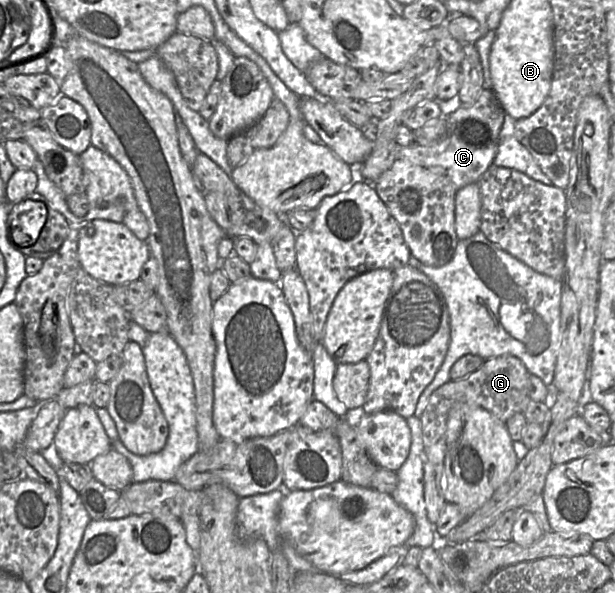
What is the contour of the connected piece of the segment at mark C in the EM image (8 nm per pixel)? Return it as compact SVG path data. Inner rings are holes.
M484 89L472 106L461 105L455 112L444 116L446 135L435 145L412 145L399 147L397 159L407 160L436 174L447 177L456 190L477 183L480 177L493 165L498 152L499 134L505 112L492 90Z

